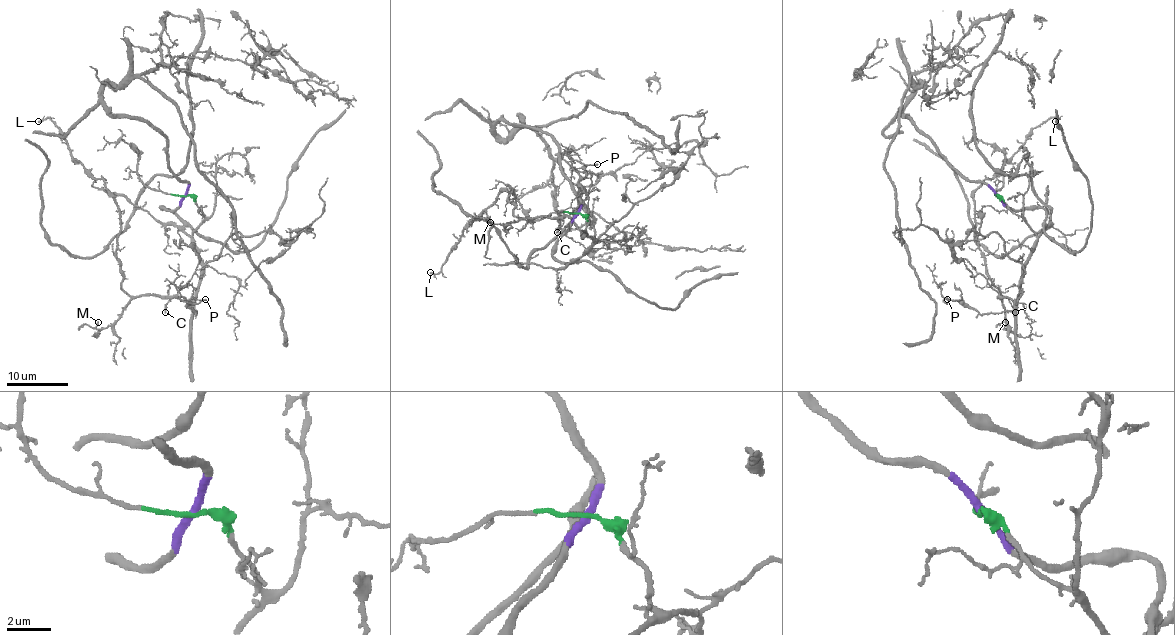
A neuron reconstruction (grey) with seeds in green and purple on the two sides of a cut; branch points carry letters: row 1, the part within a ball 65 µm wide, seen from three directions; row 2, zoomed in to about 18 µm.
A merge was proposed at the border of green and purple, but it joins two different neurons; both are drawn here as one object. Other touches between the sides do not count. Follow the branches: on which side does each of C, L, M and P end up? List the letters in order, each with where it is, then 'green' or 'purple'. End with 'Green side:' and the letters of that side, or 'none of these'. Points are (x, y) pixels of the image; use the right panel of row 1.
C: at (1015, 312); green
L: at (1055, 121); green
M: at (1005, 322); green
P: at (947, 299); green
Green side: C, L, M, P

